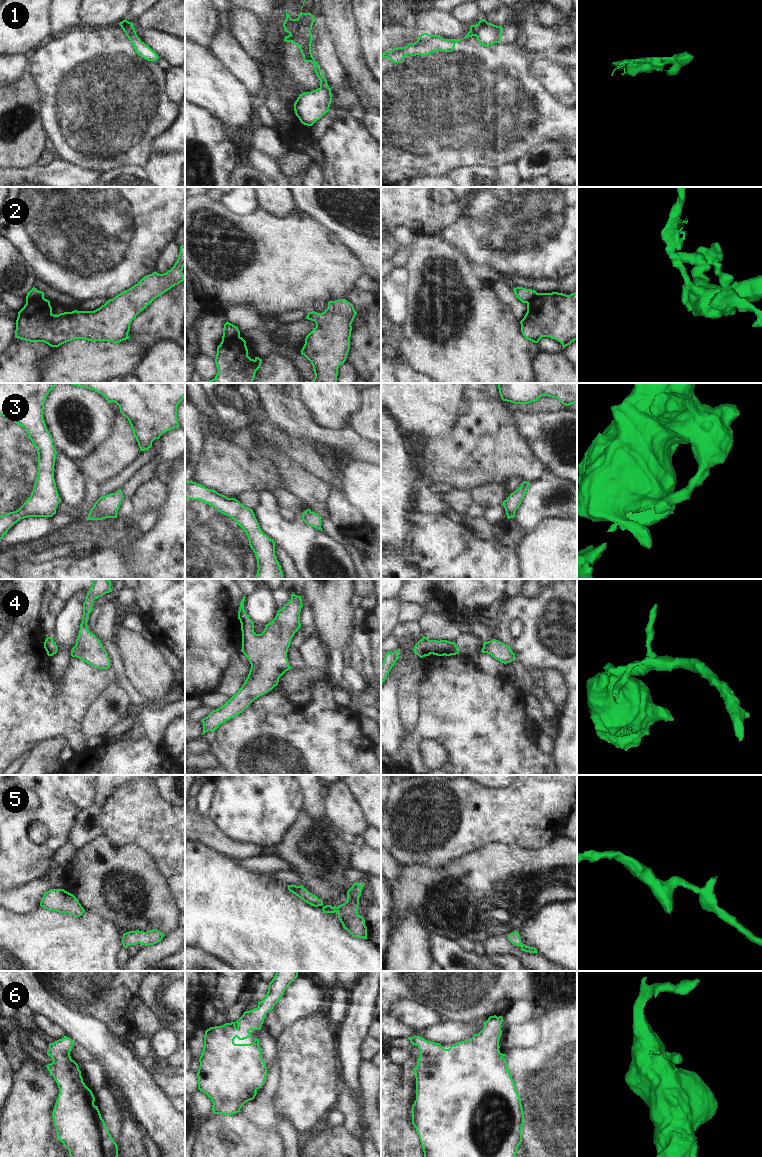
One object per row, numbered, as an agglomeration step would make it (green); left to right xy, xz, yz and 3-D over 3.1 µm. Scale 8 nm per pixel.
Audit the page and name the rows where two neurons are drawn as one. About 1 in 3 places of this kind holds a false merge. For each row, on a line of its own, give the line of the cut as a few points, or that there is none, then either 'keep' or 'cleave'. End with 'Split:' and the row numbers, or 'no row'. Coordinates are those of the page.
1: cut in yz along (477, 24), (477, 33), (475, 35); cleave
2: cut in xy along (43, 297), (26, 300); cleave
3: no cut; keep
4: no cut; keep
5: no cut; keep
6: no cut; keep
Split: 1, 2

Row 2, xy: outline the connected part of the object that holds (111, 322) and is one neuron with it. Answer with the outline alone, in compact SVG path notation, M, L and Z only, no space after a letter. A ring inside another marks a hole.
M185 244L174 266L166 273L156 271L144 276L137 284L121 292L94 311L53 314L50 301L26 300L18 312L15 338L44 342L51 347L75 340L119 343L129 339L130 324L157 297L184 281Z

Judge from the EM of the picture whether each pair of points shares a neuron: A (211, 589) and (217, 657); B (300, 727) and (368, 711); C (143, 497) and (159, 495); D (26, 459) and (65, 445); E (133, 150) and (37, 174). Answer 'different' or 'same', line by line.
A: same
B: different
C: same
D: different
E: different

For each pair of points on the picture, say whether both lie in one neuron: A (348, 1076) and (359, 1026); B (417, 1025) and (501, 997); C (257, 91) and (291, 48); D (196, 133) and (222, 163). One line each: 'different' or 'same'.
A: same
B: different
C: different
D: same

